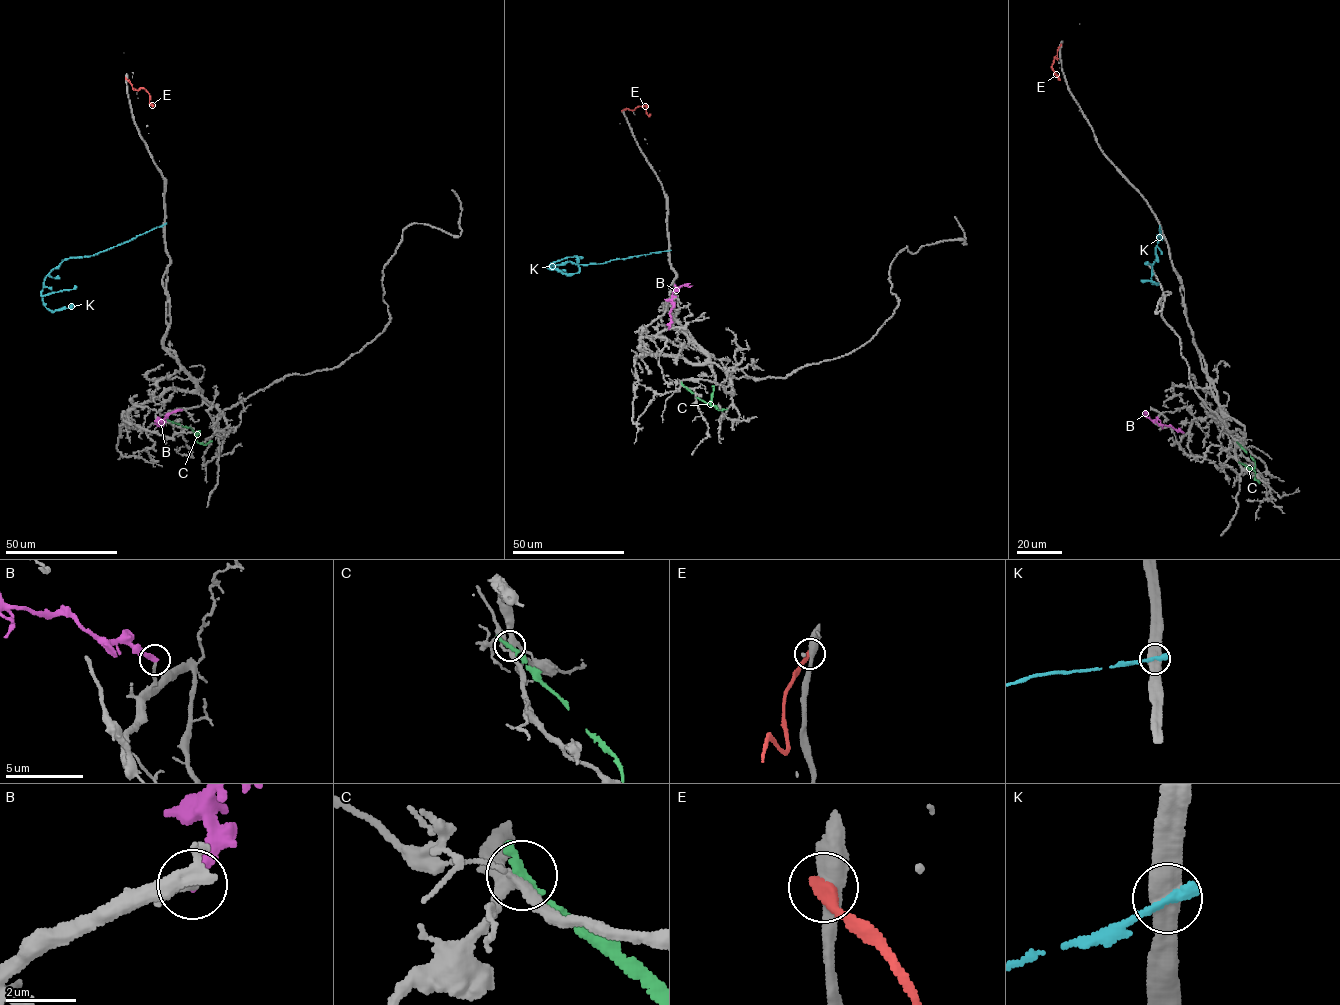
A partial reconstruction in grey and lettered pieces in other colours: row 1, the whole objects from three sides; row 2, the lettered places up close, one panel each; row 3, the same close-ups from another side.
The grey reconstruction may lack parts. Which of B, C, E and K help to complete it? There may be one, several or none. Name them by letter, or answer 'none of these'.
none of these

